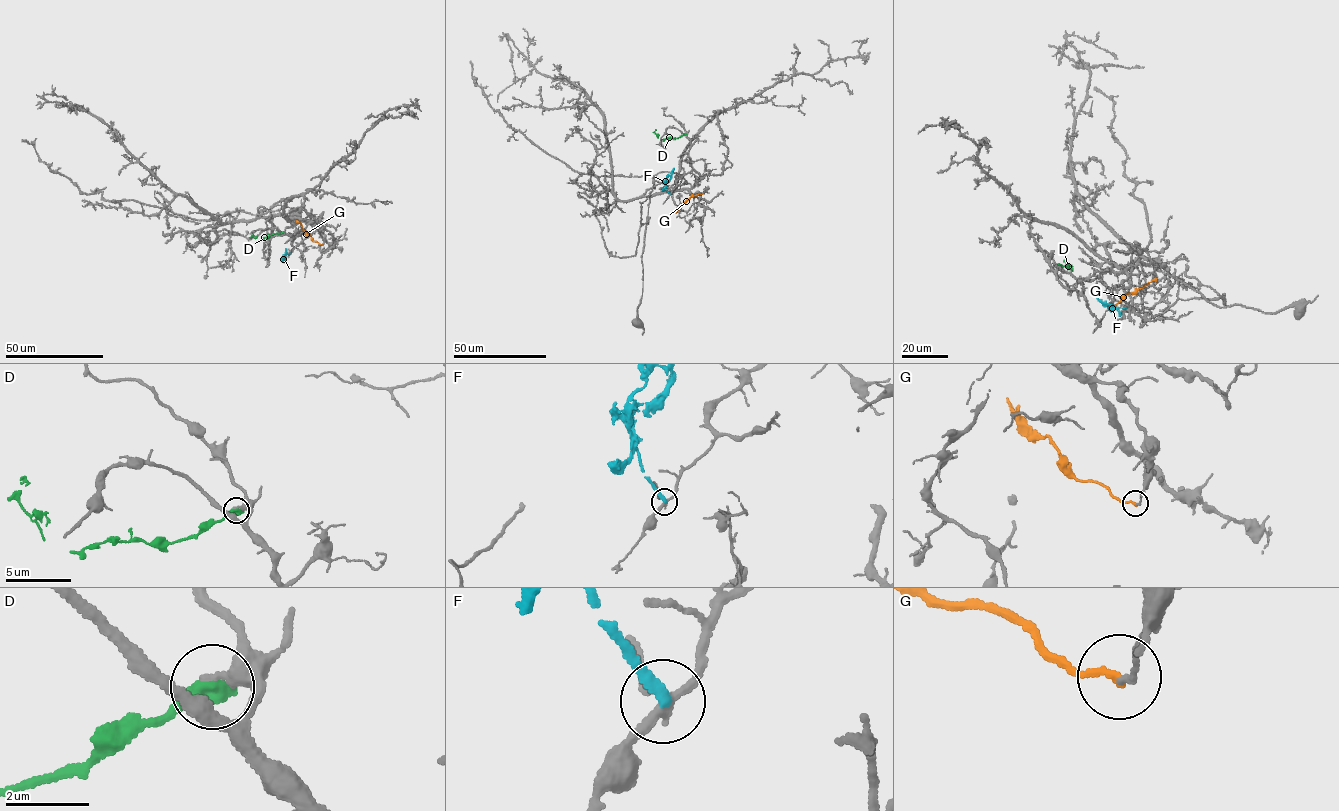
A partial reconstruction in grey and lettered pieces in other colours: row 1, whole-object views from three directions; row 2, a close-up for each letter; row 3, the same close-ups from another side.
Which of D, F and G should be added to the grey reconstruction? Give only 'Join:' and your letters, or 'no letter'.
Join: no letter

